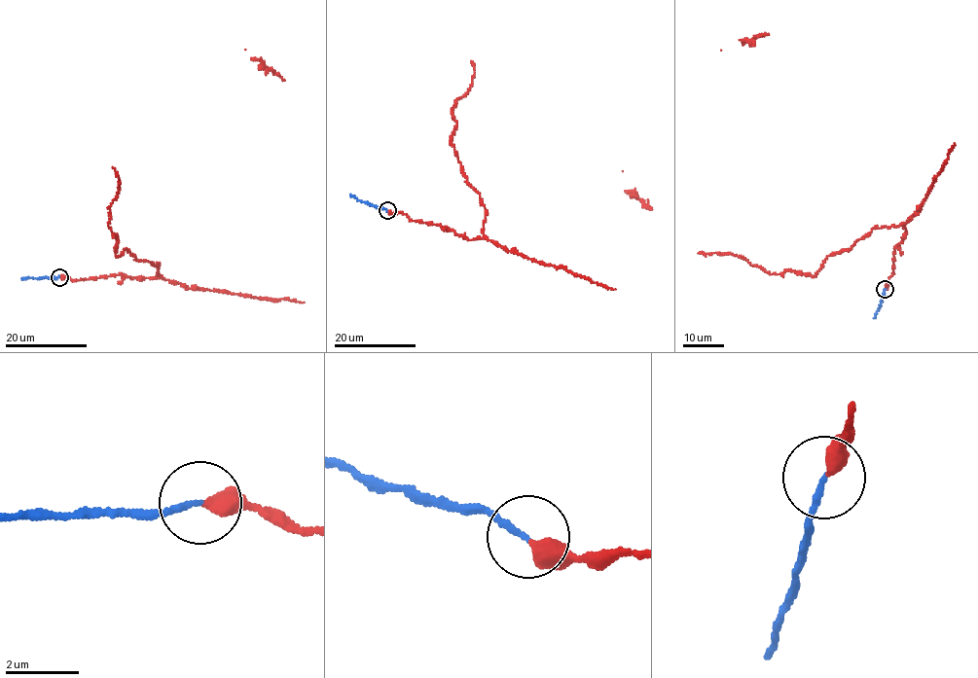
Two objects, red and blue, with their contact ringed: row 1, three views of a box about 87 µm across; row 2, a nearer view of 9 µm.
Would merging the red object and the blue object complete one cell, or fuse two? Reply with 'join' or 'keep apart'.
join

